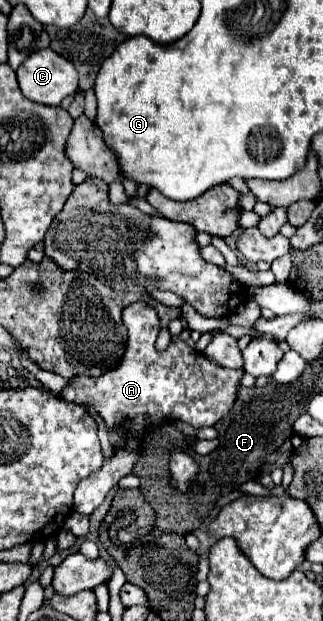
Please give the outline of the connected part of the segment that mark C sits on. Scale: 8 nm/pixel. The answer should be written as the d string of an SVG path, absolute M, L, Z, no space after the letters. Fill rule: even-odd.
M43 48L27 56L17 68L17 82L25 98L59 106L65 96L77 92L77 70L51 48Z

